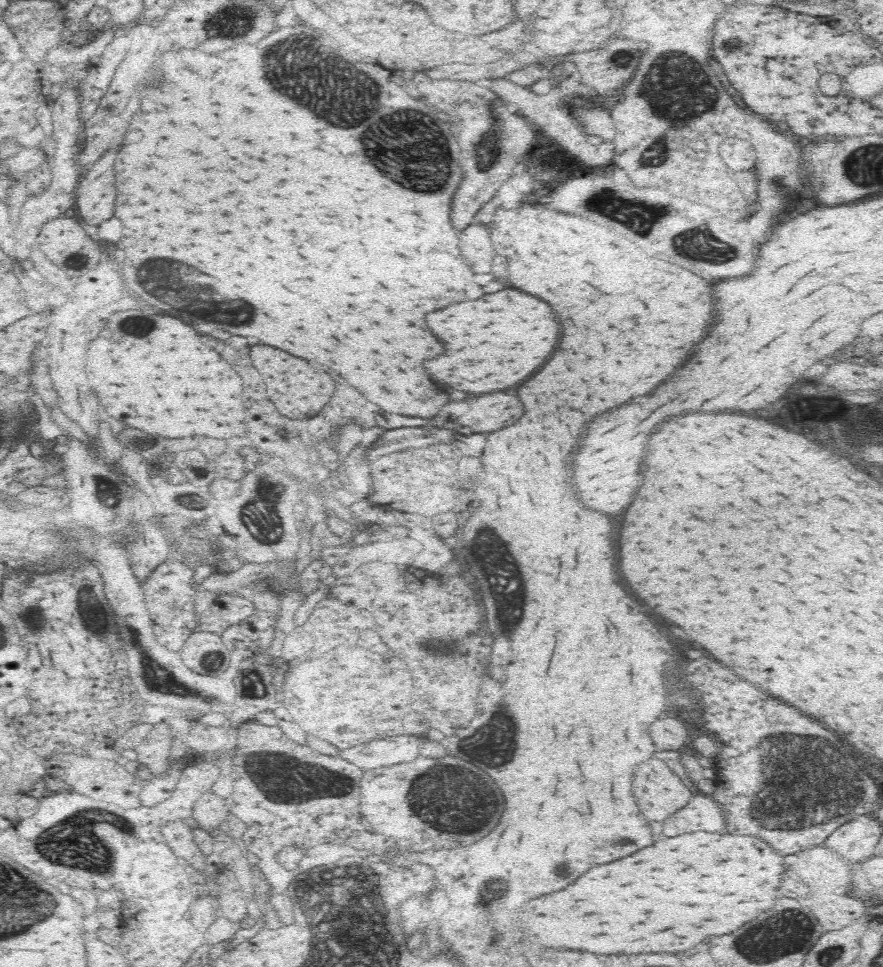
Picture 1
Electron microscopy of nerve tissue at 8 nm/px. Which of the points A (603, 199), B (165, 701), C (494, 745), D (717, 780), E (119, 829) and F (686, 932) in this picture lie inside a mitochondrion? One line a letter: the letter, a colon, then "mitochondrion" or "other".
A: mitochondrion
B: other
C: mitochondrion
D: other
E: mitochondrion
F: other

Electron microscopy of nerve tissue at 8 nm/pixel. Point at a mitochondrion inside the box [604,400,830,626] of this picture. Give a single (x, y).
(779, 414)

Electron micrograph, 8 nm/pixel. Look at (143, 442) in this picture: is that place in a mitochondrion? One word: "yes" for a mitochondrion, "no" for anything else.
no

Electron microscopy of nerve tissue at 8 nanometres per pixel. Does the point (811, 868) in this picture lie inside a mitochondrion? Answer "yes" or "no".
no

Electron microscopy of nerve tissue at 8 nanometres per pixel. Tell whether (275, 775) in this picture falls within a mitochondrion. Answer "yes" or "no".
yes

